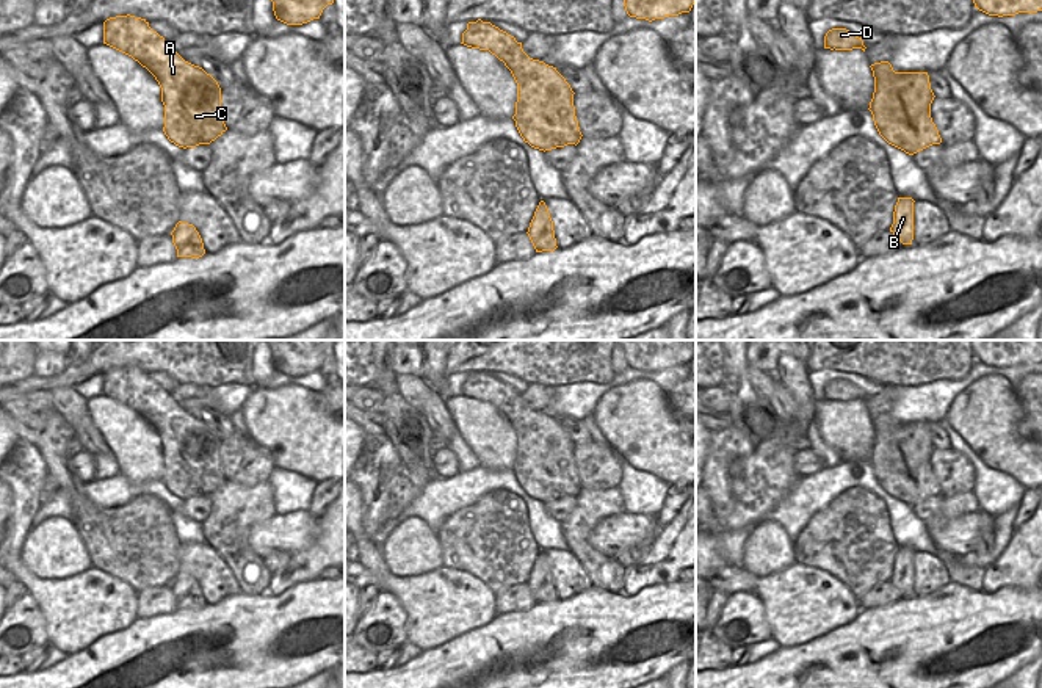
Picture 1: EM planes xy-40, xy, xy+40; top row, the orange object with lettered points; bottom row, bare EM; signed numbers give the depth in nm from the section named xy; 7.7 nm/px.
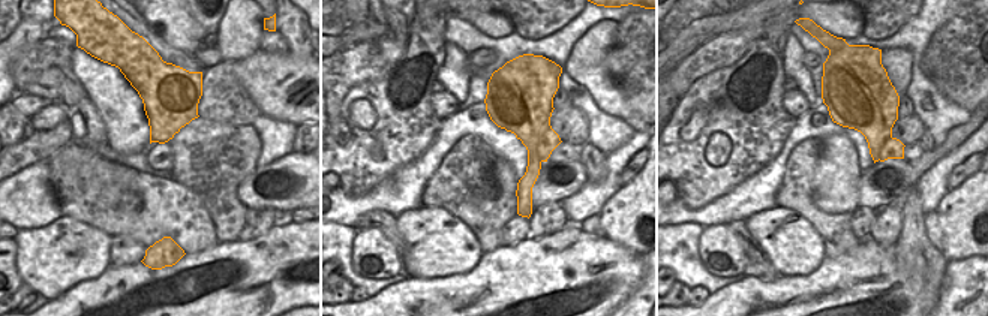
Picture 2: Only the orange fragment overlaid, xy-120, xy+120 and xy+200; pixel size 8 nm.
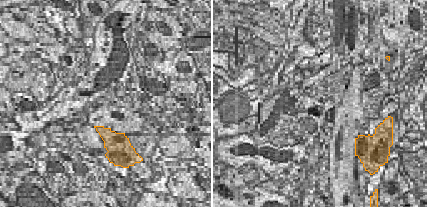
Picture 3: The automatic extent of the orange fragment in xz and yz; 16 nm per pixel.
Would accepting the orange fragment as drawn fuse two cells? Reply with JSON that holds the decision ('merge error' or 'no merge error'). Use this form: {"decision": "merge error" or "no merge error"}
{"decision": "merge error"}

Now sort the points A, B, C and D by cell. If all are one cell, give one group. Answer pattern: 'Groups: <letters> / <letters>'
Groups: A C D / B.

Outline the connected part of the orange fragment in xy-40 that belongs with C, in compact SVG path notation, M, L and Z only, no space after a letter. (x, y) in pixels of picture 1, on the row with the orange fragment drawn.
M135 16L103 22L103 44L132 56L161 88L163 132L179 147L210 144L227 127L221 116L221 88L202 67L185 61L172 45Z

